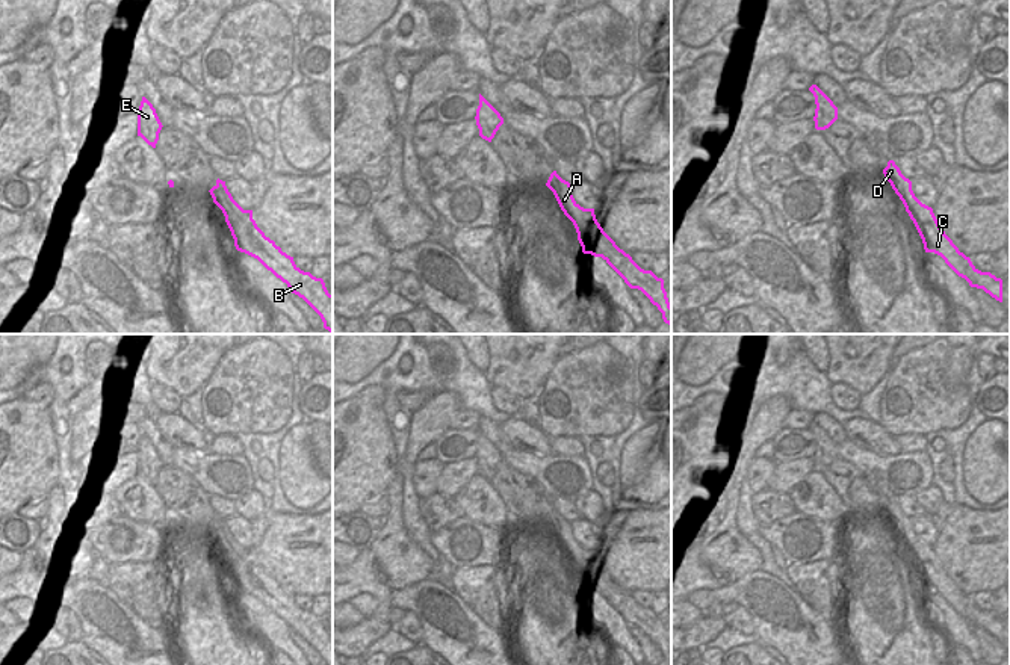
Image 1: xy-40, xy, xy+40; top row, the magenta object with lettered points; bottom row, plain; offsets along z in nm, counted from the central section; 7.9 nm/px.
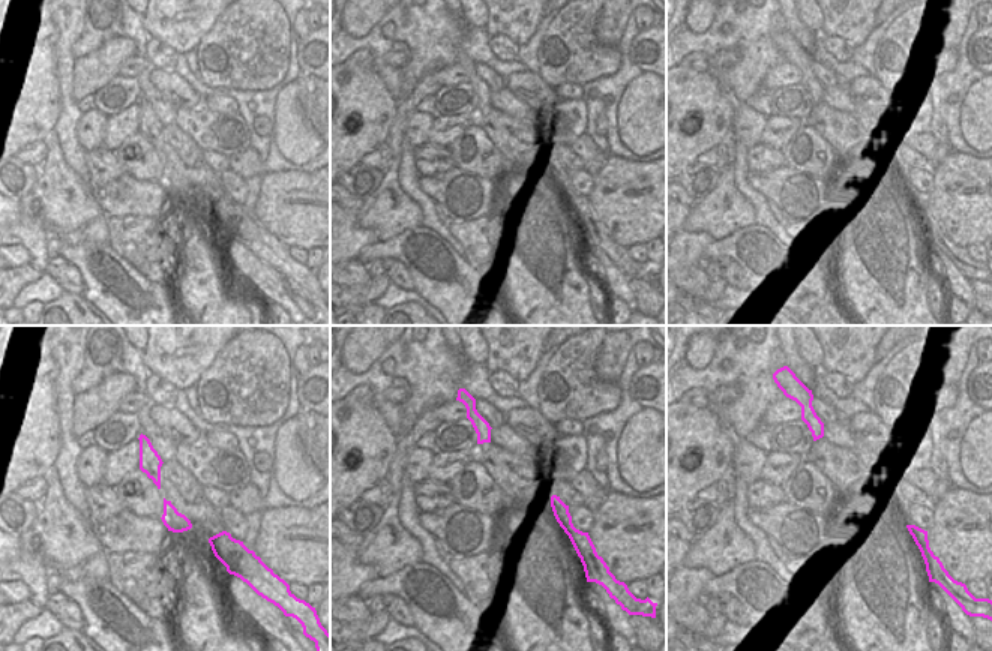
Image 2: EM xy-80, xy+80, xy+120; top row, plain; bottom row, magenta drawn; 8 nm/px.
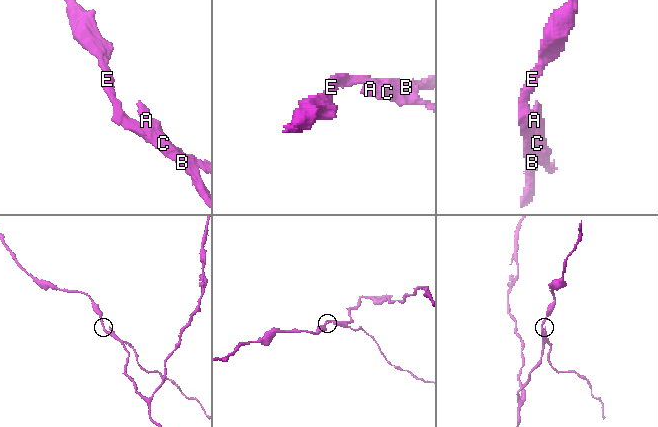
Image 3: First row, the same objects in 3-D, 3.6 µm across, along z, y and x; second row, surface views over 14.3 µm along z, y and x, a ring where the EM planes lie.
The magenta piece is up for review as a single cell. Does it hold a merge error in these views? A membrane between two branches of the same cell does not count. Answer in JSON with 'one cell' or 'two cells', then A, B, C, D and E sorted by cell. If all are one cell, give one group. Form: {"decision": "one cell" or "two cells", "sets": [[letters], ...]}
{"decision": "two cells", "sets": [["A", "C", "D"], ["B", "E"]]}

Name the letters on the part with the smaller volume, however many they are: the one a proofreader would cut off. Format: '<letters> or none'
A, C, D

